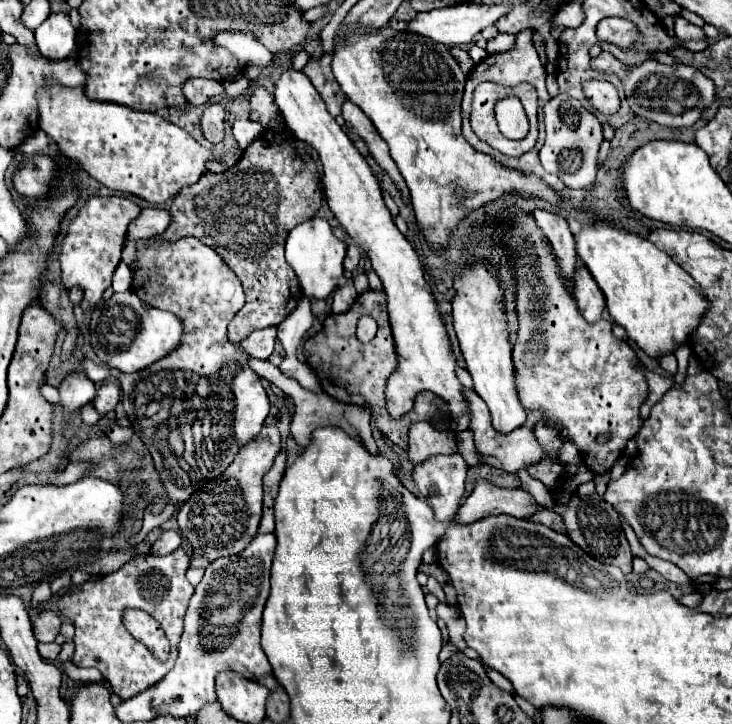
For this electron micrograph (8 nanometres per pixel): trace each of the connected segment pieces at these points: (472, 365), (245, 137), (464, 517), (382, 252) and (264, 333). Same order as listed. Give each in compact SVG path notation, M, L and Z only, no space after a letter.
M476 262L466 268L454 282L456 298L454 306L454 330L460 340L460 350L466 362L466 370L472 376L474 392L486 402L492 414L492 426L498 434L510 434L524 426L526 412L518 400L516 376L512 364L512 346L508 342L508 326L502 310L502 292L494 280L494 268L490 262Z
M238 118L238 120L234 122L232 130L234 130L236 142L240 144L240 150L246 150L246 148L248 148L254 140L258 140L260 134L262 134L262 126L260 126L260 124L256 124L256 122L252 122L252 120L244 120L244 118Z
M476 478L472 494L460 506L458 520L470 522L490 514L512 514L516 518L530 518L542 508L522 488L502 488L484 478Z
M218 32L214 34L212 42L216 46L222 46L226 48L230 54L236 56L238 60L238 68L240 70L250 70L250 68L258 68L262 74L268 74L270 80L274 82L274 98L276 98L276 104L282 112L282 118L284 118L284 124L288 128L288 132L310 144L320 160L322 160L322 166L324 166L324 174L322 174L322 188L324 188L324 194L326 194L326 200L328 200L328 206L332 210L332 214L338 218L340 226L344 228L344 232L352 238L352 242L356 246L360 246L370 262L372 262L372 268L376 270L376 274L380 276L382 284L384 284L384 292L388 294L388 314L390 314L390 324L392 324L392 334L394 334L394 340L396 340L396 354L398 354L398 368L396 372L390 376L388 380L388 386L386 386L386 410L398 418L406 412L410 412L412 408L412 402L414 402L414 396L418 390L430 390L434 392L436 396L448 400L448 408L452 408L452 416L454 416L454 422L452 422L452 428L456 432L460 430L466 430L468 428L468 422L470 422L470 416L468 416L468 408L466 408L466 402L462 398L462 384L458 382L456 378L456 358L450 350L450 340L448 340L448 334L446 334L446 326L444 326L444 320L442 320L442 314L440 314L440 308L434 300L434 294L432 294L432 288L428 286L428 282L424 280L424 274L422 274L422 264L418 260L418 254L414 252L414 248L410 246L410 242L400 234L400 230L396 228L392 216L390 216L390 210L386 208L384 204L384 198L382 198L382 188L378 184L378 180L374 178L368 162L364 160L364 156L354 148L354 144L350 142L350 138L346 136L346 132L338 126L338 122L328 114L326 110L326 104L324 100L320 98L320 94L314 90L310 78L300 72L300 70L294 70L294 68L288 68L288 66L280 66L278 64L278 58L274 58L274 54L258 40L258 36L254 32Z
M264 328L250 334L246 340L238 342L238 346L250 356L266 360L274 350L274 342L276 342L276 328Z

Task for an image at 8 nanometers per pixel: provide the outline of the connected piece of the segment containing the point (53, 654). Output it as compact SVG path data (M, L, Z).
M50 642L50 644L38 644L38 650L40 650L40 656L42 658L48 658L48 660L56 660L58 654L60 654L60 644L56 642Z

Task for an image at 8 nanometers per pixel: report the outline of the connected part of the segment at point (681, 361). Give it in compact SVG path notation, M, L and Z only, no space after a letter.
M680 344L674 350L674 356L678 360L678 374L676 374L676 382L682 384L684 376L686 376L686 366L688 366L688 358L690 358L690 346L688 344Z

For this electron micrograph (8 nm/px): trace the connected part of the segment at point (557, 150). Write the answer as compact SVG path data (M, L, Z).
M558 94L544 106L546 140L540 148L540 162L546 172L556 174L568 188L588 188L596 178L596 156L602 142L602 126L576 98Z

